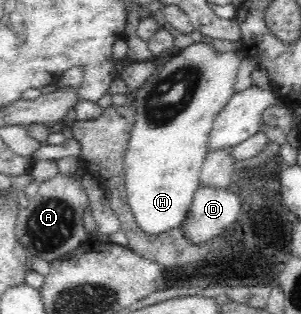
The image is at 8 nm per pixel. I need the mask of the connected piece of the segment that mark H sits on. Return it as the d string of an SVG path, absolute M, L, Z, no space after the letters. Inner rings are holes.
M208 40L194 42L130 95L136 104L136 117L125 154L125 189L137 226L149 238L175 229L185 221L194 195L201 185L199 175L209 153L206 145L214 127L214 119L236 93L236 73L244 56L241 49L217 53Z

